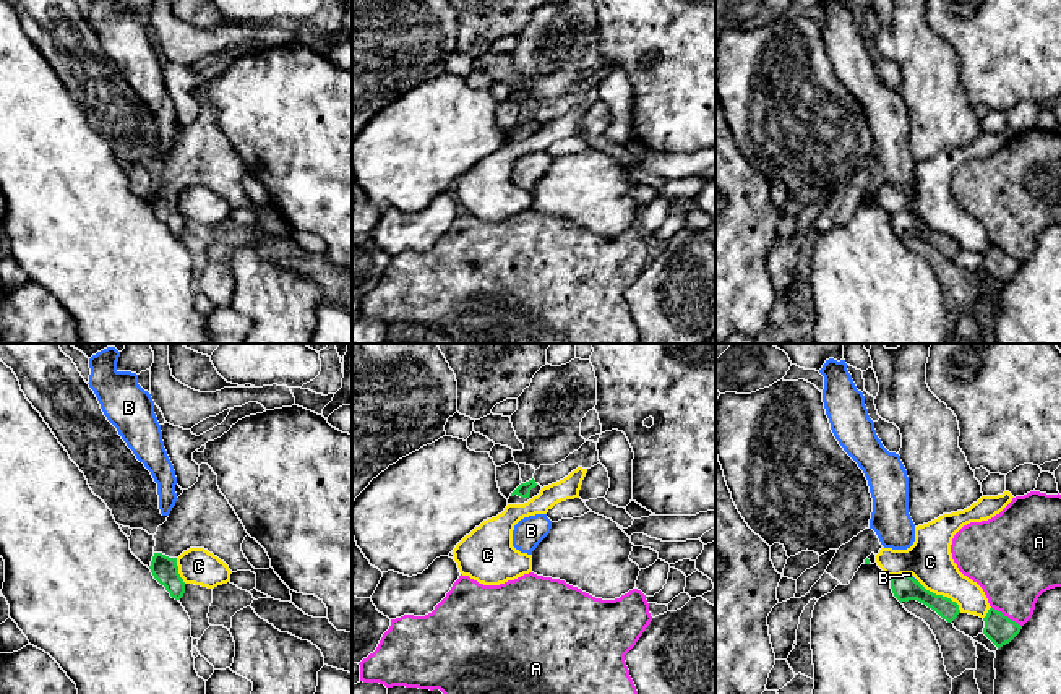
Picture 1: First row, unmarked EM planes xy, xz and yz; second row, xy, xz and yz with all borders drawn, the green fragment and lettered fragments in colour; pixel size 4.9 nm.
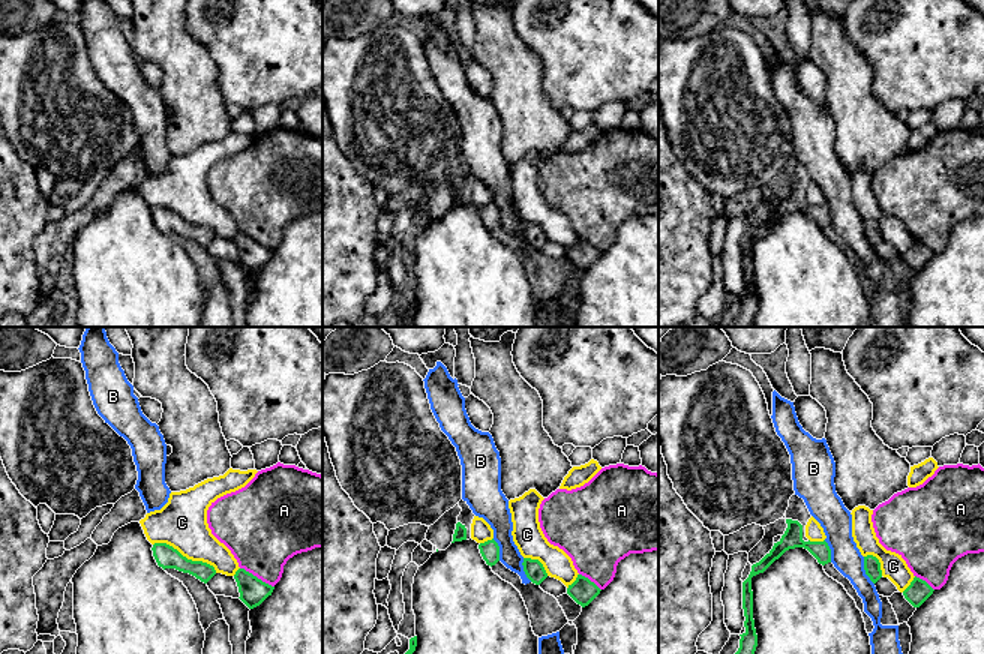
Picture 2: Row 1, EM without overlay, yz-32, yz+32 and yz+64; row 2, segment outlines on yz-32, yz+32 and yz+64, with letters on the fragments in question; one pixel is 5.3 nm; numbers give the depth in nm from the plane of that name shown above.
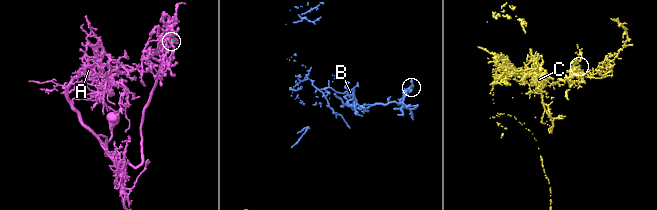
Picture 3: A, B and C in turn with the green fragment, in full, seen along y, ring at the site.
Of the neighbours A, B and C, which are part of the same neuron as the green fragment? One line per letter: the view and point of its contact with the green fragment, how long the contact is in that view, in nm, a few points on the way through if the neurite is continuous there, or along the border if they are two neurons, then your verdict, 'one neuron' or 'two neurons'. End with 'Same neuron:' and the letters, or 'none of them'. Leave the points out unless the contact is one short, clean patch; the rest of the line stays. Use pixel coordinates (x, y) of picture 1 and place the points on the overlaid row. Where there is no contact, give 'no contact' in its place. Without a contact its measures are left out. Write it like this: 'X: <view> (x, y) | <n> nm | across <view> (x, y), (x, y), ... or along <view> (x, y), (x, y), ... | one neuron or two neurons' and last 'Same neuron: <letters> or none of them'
A: yz (1006, 616) | 180 nm | two neurons
B: yz (912, 578) | 70 nm | along yz (907, 574), (917, 582) | two neurons
C: yz (941, 595) | 260 nm | two neurons
Same neuron: none of them

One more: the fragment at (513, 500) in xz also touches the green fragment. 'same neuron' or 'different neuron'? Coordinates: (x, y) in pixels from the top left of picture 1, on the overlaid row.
same neuron

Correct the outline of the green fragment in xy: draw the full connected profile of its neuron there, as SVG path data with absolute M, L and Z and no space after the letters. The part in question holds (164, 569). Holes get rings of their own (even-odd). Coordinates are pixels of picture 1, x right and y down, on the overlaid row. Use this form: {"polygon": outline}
{"polygon": "M208 464L200 465L198 482L177 498L167 520L157 527L151 561L154 579L172 598L180 600L185 582L178 574L177 558L190 548L204 548L232 572L256 574L256 590L281 602L290 602L290 589L269 569L255 569L242 551L247 530L217 486L217 475Z"}

